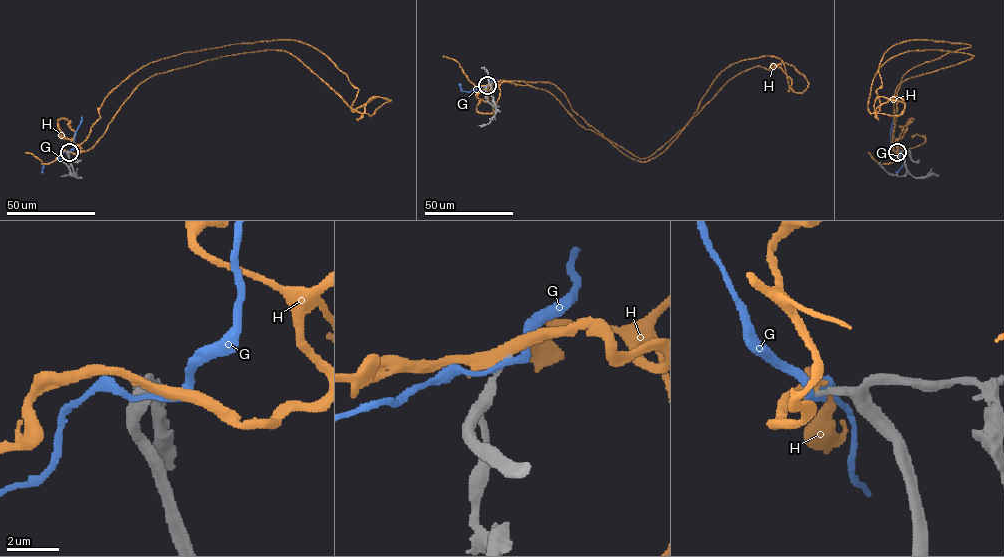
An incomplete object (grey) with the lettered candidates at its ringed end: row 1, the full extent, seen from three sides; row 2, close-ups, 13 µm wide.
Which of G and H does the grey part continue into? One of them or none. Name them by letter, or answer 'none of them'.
none of them

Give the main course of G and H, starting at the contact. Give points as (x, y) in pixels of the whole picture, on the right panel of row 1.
G: (898, 152), (904, 162), (895, 172)
H: (897, 152), (903, 75), (970, 46), (891, 46), (878, 68), (875, 110), (892, 97), (903, 101)

